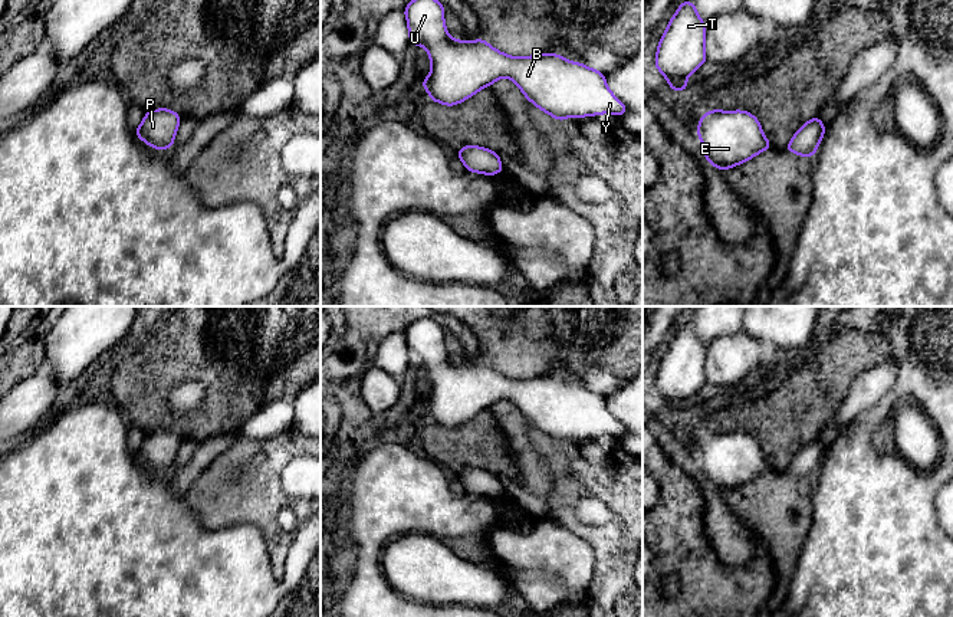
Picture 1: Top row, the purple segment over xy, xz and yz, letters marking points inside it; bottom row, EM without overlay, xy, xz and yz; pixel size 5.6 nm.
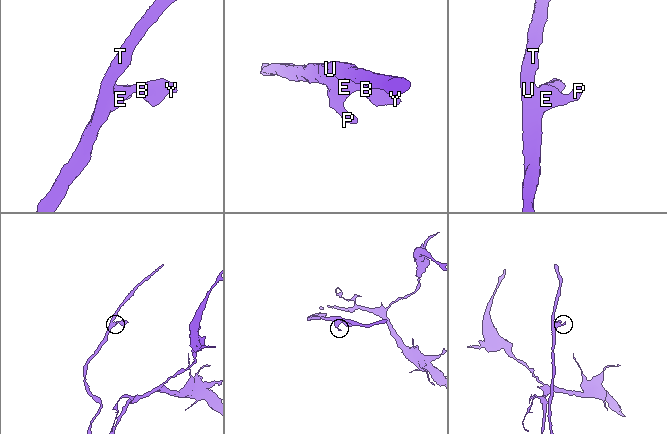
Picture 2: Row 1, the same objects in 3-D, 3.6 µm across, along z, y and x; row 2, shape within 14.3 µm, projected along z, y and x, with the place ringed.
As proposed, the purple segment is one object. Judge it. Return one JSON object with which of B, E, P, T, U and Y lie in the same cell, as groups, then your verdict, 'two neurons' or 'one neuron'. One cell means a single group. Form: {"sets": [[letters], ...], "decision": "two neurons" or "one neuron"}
{"sets": [["B", "E", "P", "T", "U", "Y"]], "decision": "one neuron"}

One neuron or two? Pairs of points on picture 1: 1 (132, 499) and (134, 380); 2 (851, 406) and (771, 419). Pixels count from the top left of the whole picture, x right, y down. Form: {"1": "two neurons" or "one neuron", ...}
{"1": "two neurons", "2": "two neurons"}

